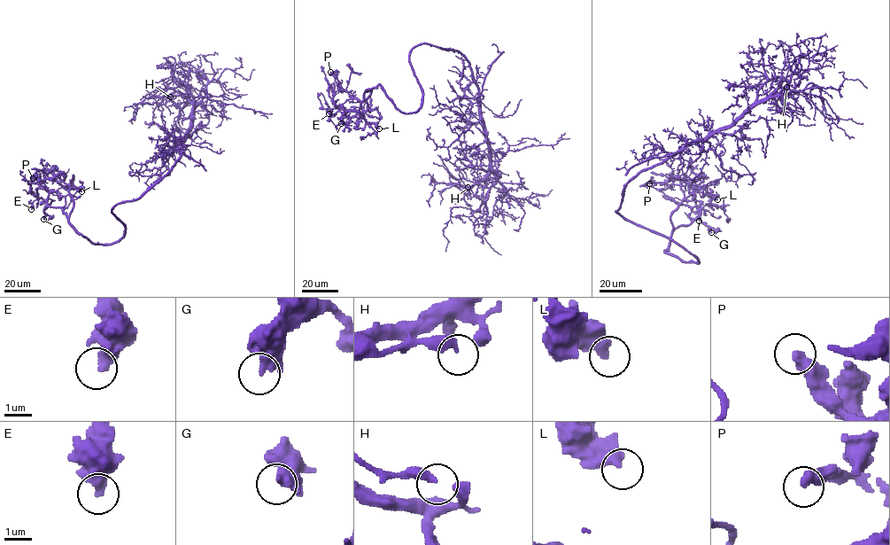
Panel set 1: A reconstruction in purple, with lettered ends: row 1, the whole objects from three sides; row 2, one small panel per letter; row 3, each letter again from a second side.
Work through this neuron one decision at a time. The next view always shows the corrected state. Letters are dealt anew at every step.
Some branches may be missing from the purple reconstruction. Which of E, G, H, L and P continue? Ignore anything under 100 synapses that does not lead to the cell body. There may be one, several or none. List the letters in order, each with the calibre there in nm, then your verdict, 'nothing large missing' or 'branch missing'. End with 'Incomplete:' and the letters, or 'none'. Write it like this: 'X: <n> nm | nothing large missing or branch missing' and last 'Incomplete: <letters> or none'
E: 480 nm | nothing large missing
G: 500 nm | nothing large missing
H: 240 nm | nothing large missing
L: 440 nm | nothing large missing
P: 480 nm | nothing large missing
Incomplete: none

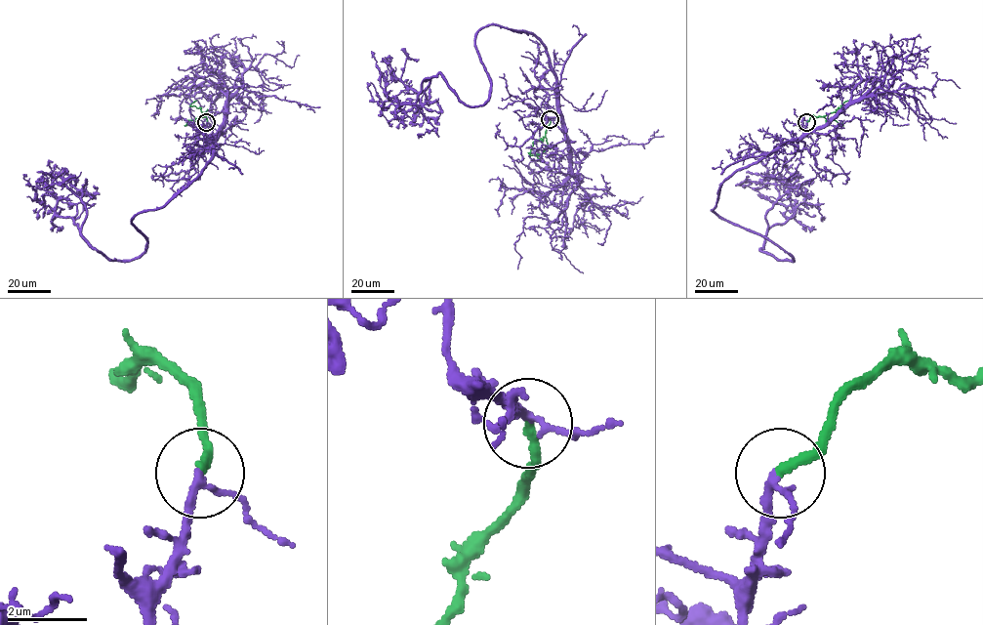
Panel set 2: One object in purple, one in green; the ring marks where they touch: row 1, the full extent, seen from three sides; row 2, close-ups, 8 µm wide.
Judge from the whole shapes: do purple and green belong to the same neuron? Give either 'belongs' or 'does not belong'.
belongs

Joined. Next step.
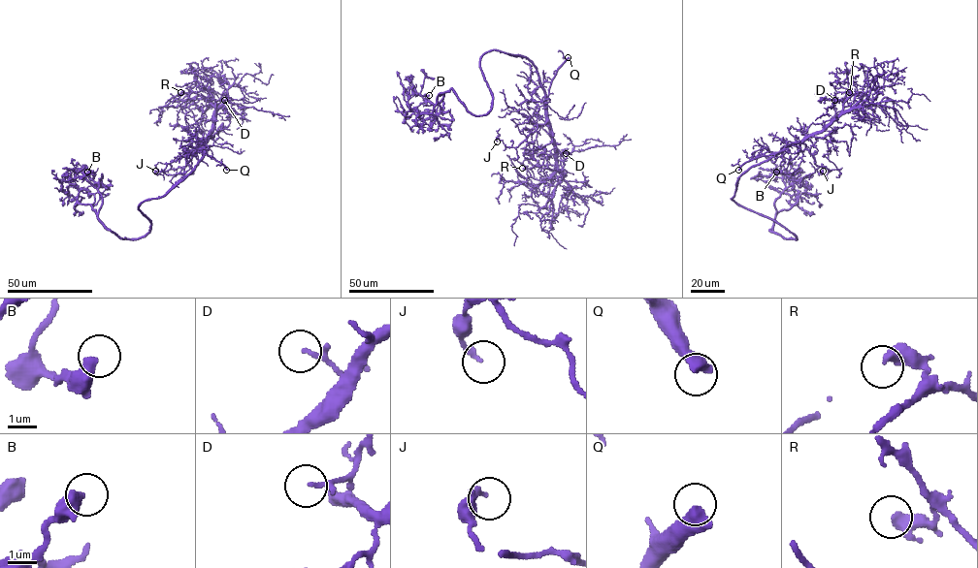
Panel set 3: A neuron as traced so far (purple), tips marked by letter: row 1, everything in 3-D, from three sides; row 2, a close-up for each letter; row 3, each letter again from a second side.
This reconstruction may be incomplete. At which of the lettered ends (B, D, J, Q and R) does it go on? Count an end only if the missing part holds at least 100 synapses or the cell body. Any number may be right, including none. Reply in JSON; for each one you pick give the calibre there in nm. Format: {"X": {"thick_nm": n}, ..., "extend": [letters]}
{"Q": {"thick_nm": 480}, "extend": ["Q"]}

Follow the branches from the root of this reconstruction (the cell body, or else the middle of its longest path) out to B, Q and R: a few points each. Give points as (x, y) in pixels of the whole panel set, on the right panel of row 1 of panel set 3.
B: (737, 185), (732, 198), (736, 203), (775, 220), (797, 238), (770, 231), (774, 201), (785, 188), (776, 172)
Q: (737, 185), (737, 179), (750, 168), (779, 152), (749, 160), (738, 170)
R: (737, 185), (737, 179), (750, 168), (819, 133), (847, 112), (862, 97), (860, 93), (849, 92)

